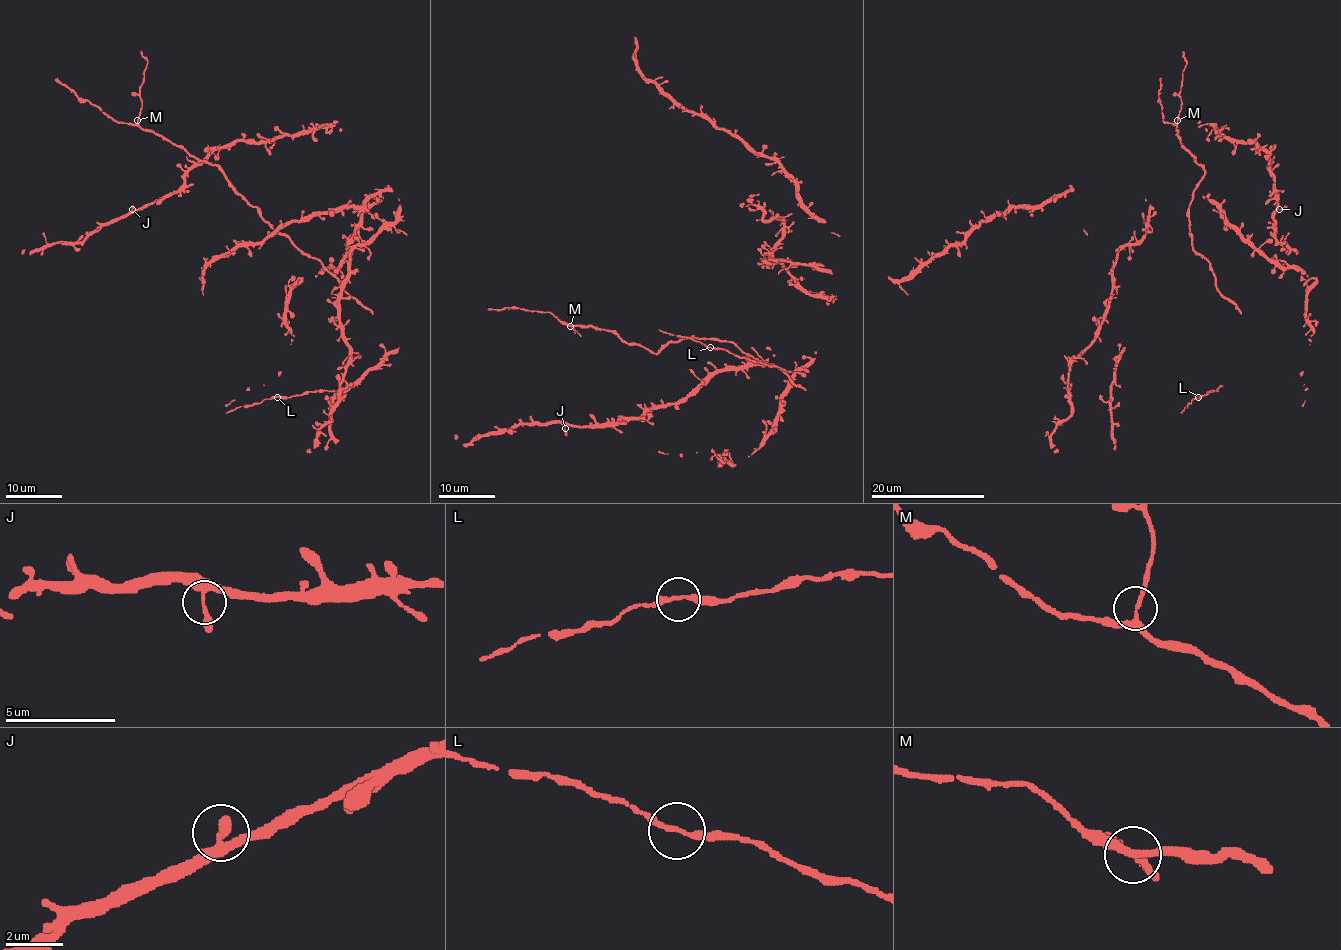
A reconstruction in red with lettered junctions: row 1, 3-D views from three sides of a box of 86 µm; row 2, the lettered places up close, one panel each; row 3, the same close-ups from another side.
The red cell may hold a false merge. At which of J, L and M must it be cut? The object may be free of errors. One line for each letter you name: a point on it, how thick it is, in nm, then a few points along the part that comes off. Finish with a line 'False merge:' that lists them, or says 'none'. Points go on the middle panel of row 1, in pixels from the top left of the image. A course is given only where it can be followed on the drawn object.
False merge: none

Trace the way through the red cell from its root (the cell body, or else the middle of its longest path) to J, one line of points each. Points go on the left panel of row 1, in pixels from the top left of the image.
J: (325, 128), (310, 128), (258, 142), (234, 141), (218, 146), (187, 173), (184, 183), (177, 190), (132, 209)

